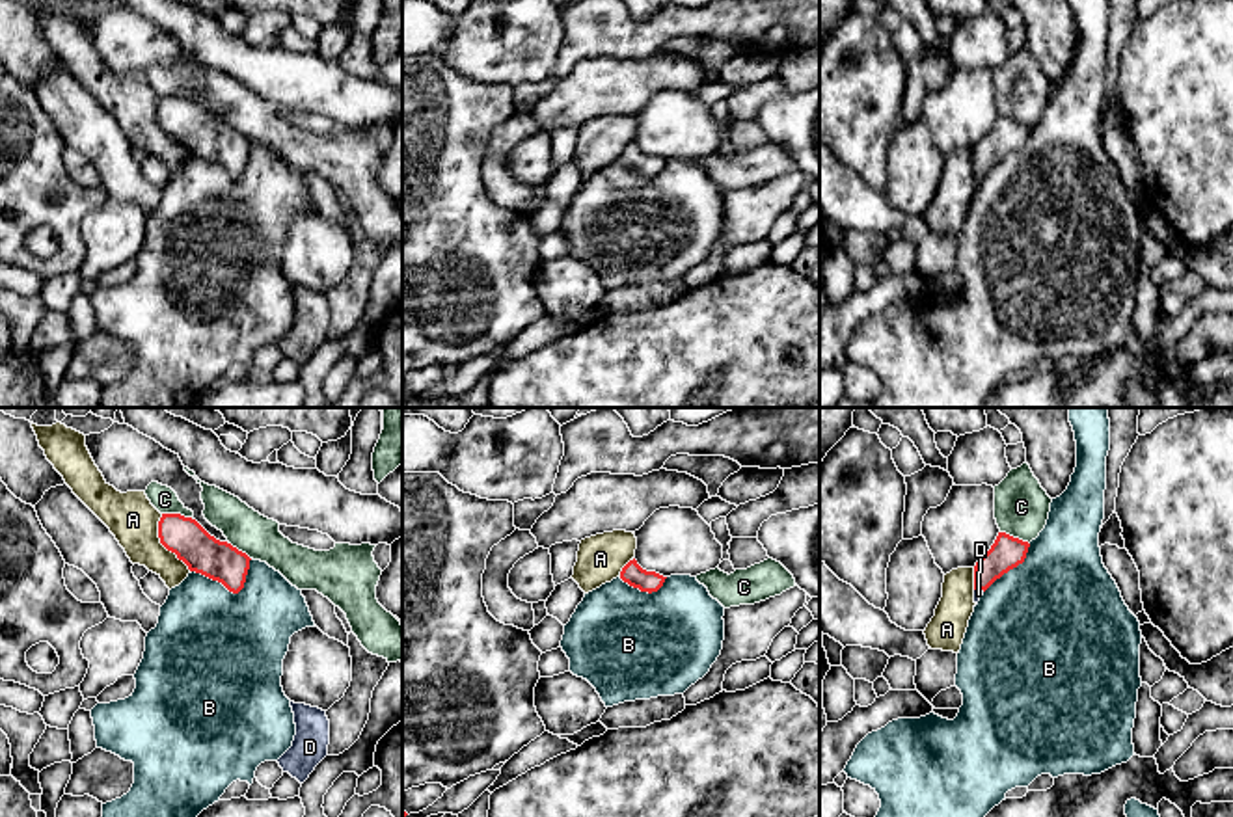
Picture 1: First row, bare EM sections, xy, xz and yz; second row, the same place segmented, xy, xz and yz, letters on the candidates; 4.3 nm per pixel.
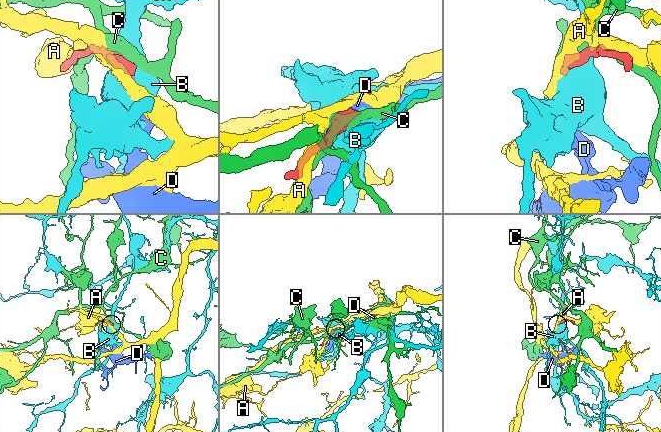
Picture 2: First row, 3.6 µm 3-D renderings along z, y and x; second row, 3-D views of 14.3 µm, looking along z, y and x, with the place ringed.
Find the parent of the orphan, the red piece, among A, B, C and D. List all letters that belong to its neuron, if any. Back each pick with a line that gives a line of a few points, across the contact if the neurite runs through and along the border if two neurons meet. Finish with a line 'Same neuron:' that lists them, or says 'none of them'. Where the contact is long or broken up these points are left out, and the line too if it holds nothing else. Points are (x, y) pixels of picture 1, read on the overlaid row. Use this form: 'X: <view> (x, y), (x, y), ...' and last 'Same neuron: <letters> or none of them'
D: yz (1006, 553), (984, 575), (980, 589), (978, 594)
Same neuron: D

